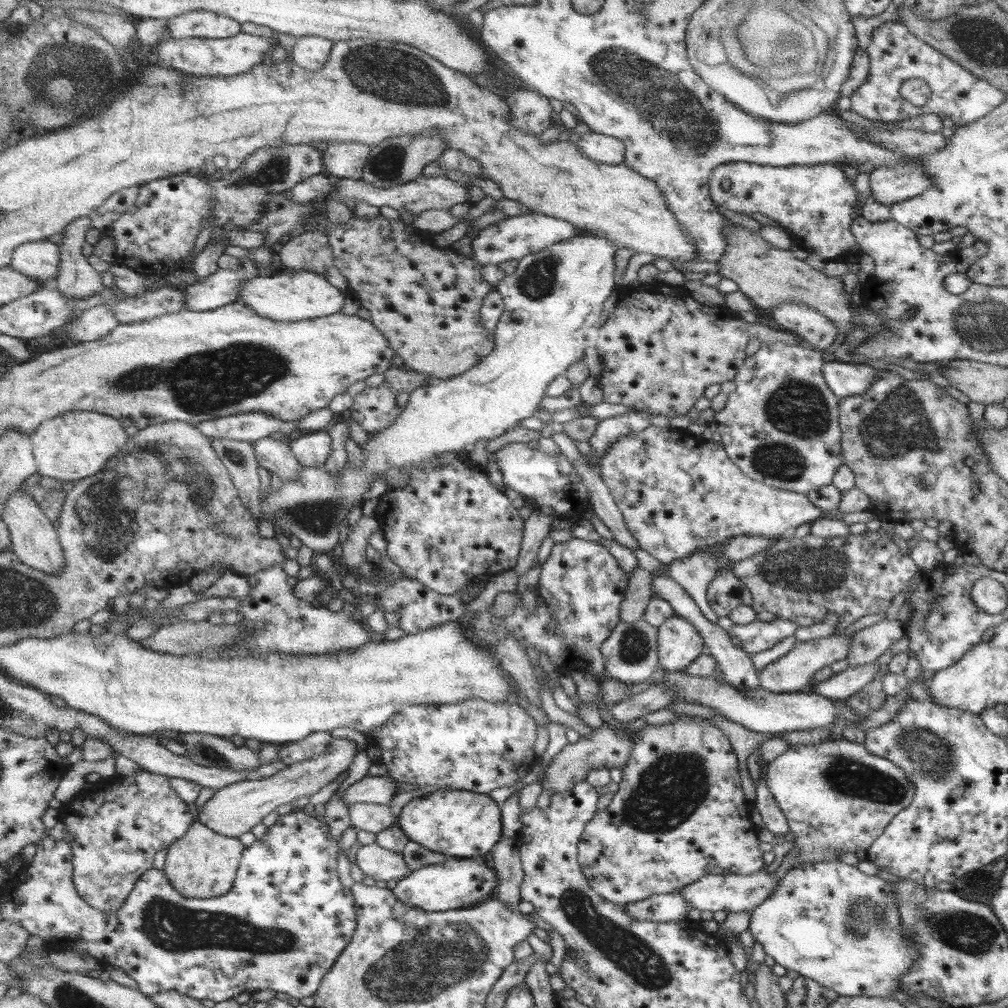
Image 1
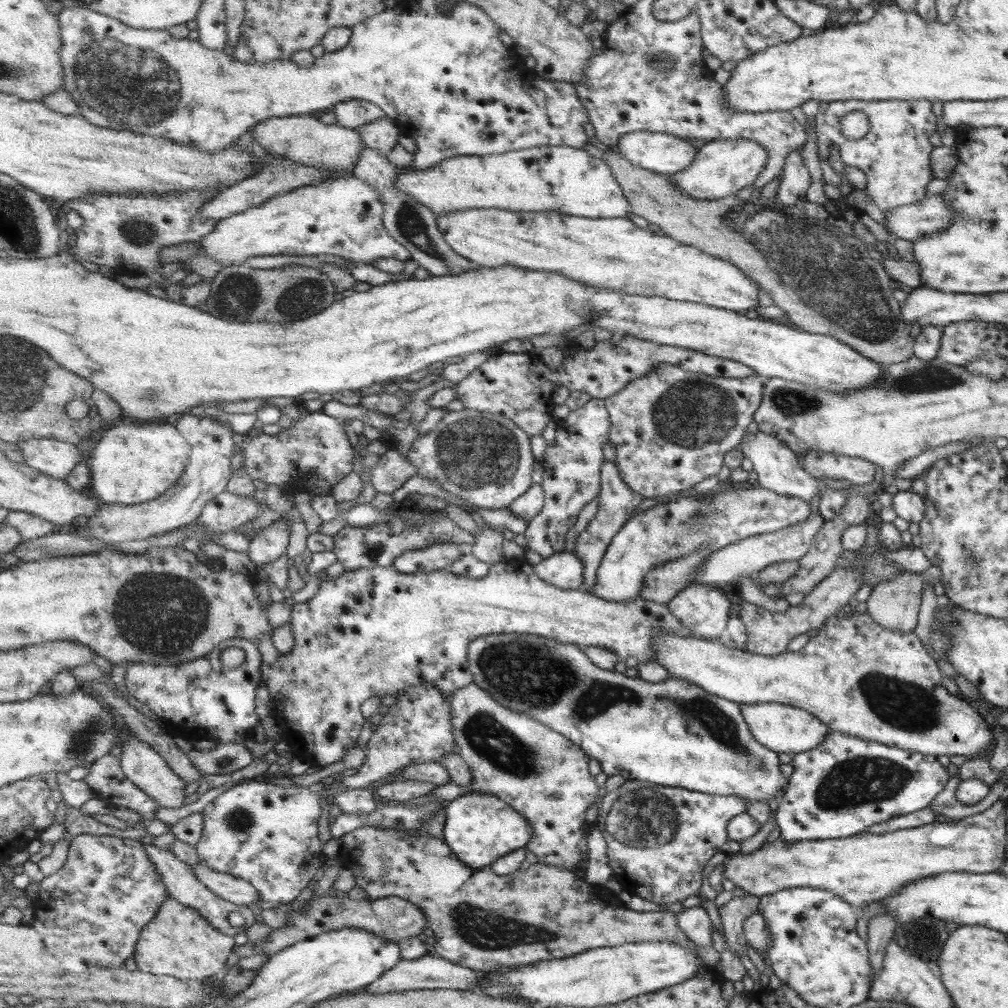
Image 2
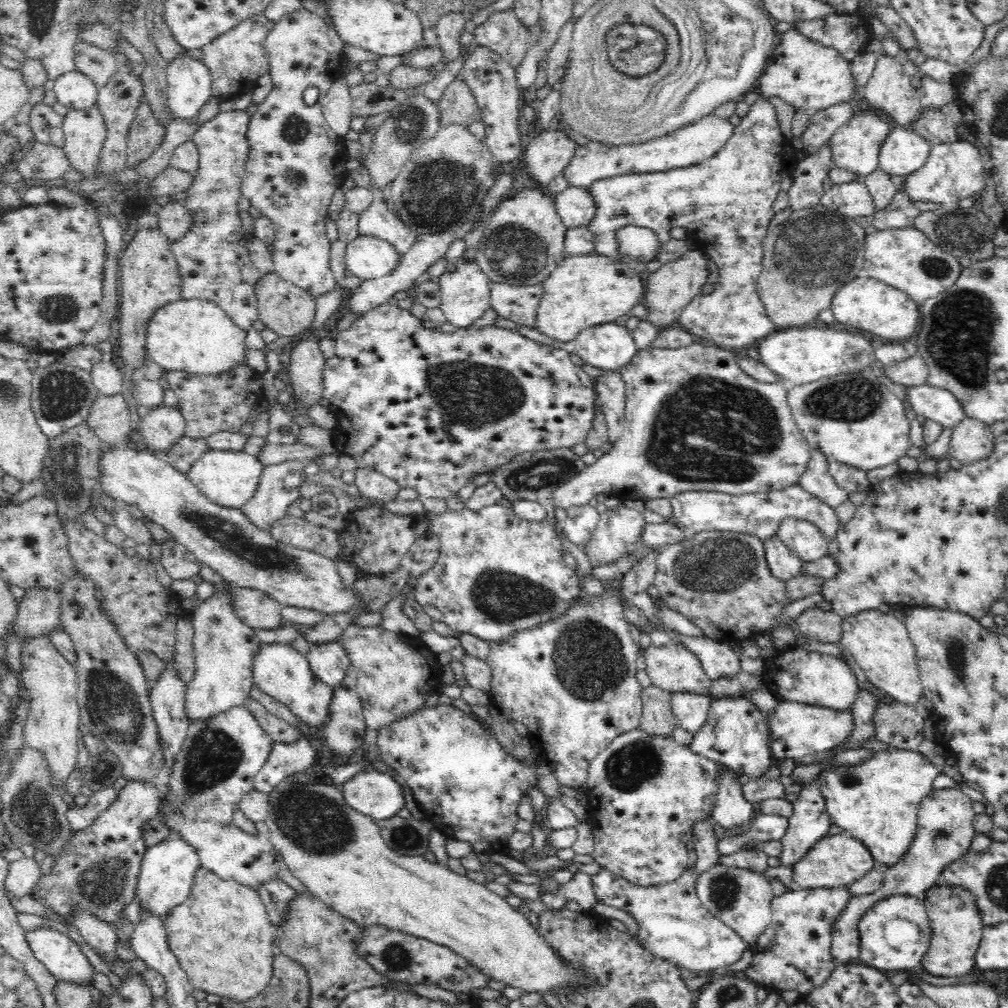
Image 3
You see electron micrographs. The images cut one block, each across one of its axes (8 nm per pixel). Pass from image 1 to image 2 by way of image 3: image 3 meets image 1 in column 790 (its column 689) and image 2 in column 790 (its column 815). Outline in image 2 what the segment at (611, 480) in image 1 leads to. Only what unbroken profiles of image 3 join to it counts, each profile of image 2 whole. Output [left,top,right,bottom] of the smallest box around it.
[589,482,810,601]

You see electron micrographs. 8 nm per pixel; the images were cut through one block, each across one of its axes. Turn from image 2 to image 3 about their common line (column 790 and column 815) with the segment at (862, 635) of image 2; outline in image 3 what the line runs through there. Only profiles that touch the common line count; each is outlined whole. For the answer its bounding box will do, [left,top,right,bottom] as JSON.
[764,646,860,711]

